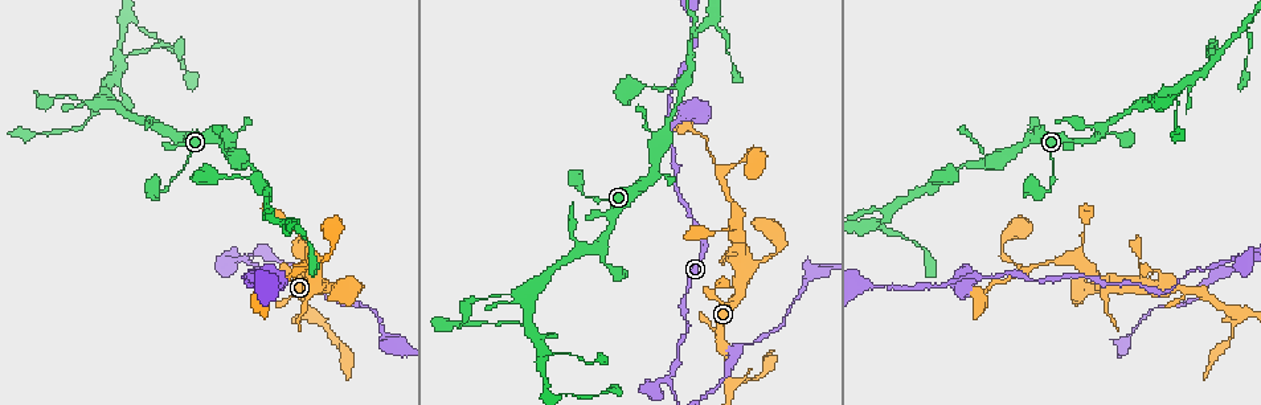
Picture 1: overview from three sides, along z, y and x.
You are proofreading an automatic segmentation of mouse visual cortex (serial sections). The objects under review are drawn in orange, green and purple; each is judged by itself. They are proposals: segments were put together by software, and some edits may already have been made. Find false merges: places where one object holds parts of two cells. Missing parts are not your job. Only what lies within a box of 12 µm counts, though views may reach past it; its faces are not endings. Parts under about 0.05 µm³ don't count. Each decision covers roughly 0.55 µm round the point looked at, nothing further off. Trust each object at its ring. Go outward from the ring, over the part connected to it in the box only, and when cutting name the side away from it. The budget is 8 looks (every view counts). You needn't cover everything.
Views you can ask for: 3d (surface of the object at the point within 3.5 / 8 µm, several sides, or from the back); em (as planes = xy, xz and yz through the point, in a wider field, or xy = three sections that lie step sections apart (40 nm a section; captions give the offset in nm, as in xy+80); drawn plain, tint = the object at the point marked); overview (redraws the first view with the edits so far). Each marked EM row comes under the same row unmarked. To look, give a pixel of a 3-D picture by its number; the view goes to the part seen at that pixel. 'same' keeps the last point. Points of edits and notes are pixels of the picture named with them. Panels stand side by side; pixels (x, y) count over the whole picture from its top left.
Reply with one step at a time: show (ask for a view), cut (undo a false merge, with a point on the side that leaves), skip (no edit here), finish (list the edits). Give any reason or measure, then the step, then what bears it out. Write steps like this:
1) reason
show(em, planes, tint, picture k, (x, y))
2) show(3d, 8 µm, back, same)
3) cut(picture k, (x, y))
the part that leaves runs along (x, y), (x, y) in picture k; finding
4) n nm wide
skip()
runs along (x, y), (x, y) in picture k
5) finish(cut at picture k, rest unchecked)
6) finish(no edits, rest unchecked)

sharp bend
show(3d, 3.5 µm, picture 1, (1003, 255))

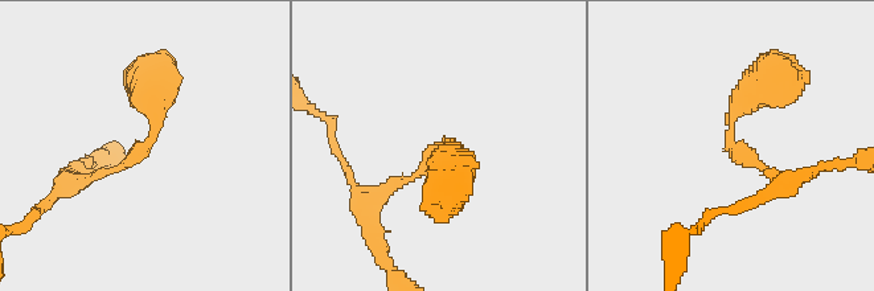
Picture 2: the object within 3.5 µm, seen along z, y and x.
arms of 150, 450 nm; shape alone is not enough
show(em, xy, step 1, tint, picture 2, (729, 141))

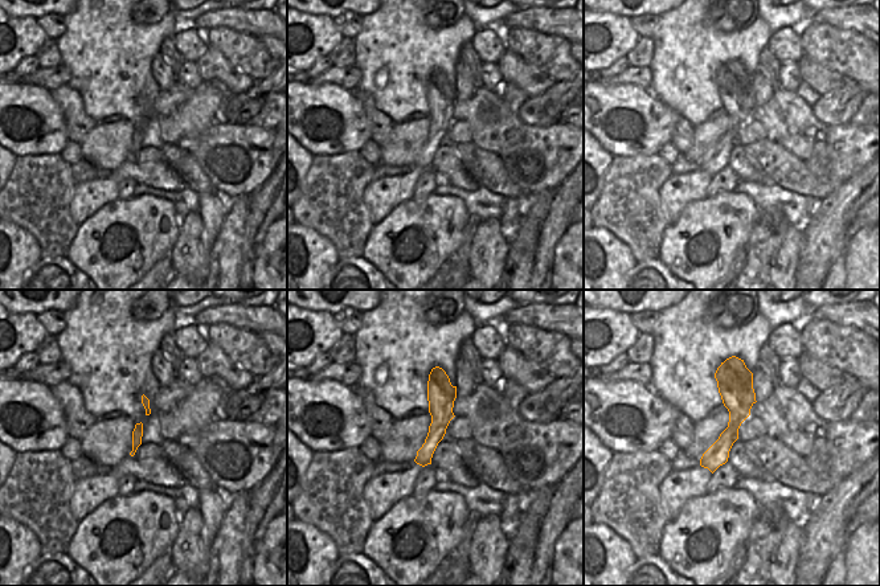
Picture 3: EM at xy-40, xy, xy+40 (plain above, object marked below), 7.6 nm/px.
skip()
all the same cell

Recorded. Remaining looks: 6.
thin neck
show(3d, 3.5 µm, picture 1, (308, 242))

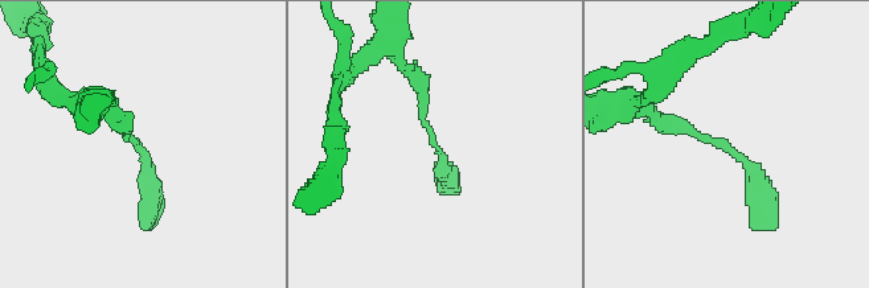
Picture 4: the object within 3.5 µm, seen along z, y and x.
arms of 200, 250 nm
show(em, xy, step 1, tint, picture 4, (430, 139))

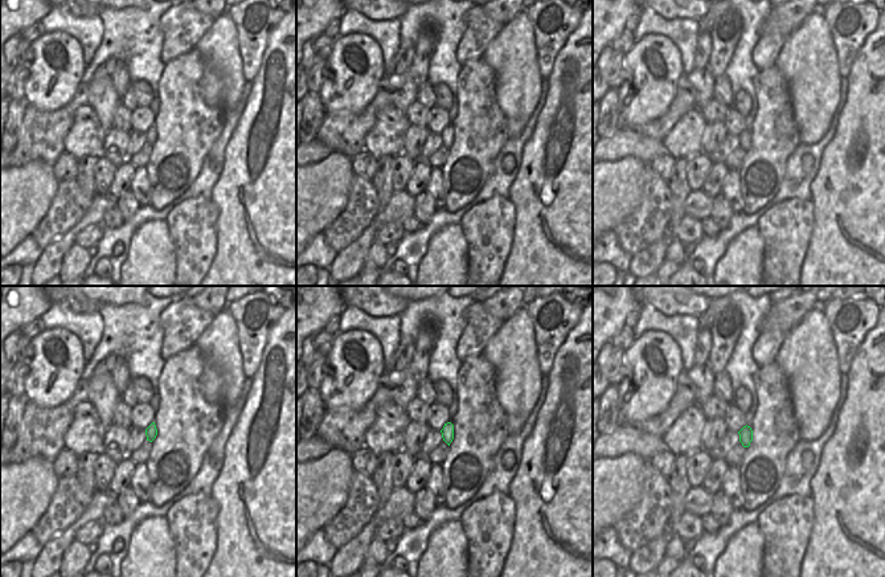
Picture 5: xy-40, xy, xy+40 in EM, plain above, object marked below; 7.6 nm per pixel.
show(em, xy, step 3, tint, same)

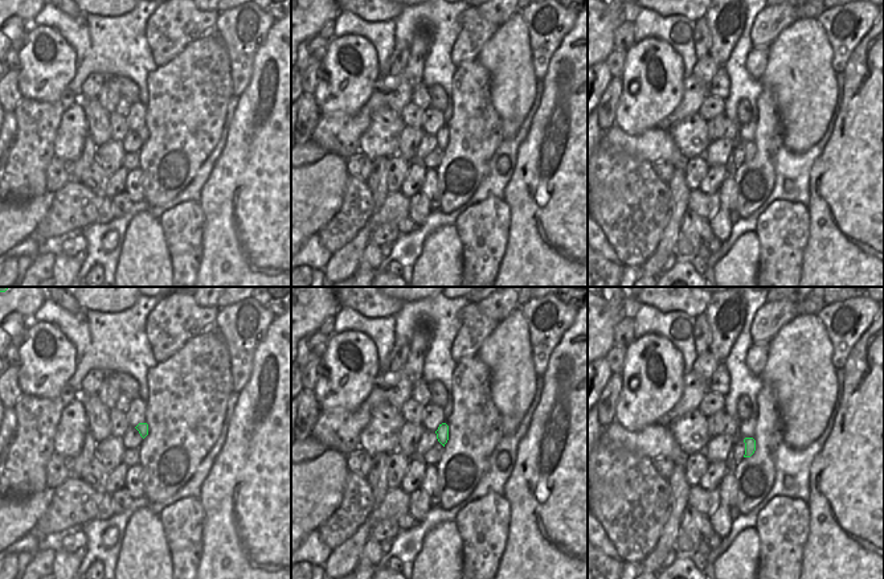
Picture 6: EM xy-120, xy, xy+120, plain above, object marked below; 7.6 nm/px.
100 nm wide
skip()
runs along (648, 106), (730, 147), (767, 208) in picture 4; continuous, no second cell

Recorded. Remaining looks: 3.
three-way junction
show(3d, 8 µm, picture 1, (673, 125))

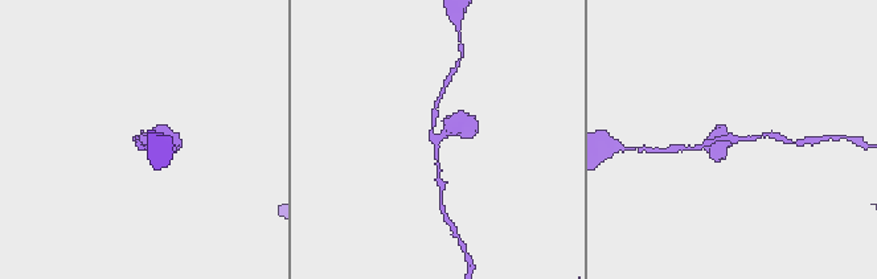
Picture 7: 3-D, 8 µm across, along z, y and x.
zoom in
show(3d, 3.5 µm, picture 7, (433, 138))

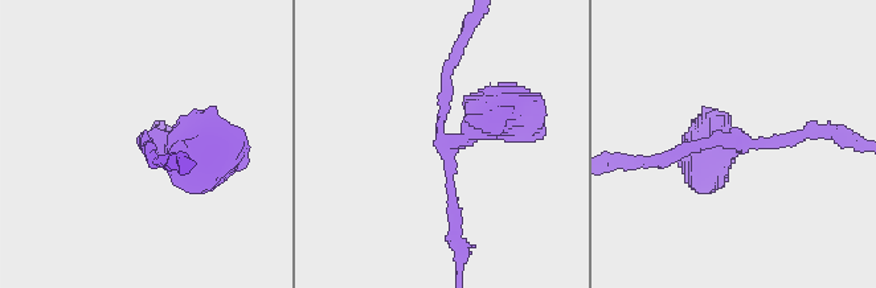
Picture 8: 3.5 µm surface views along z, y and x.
3 arms; arms of 150, 150, 600 nm; shape alone is not enough
show(em, xy, step 3, tint, picture 8, (449, 145))

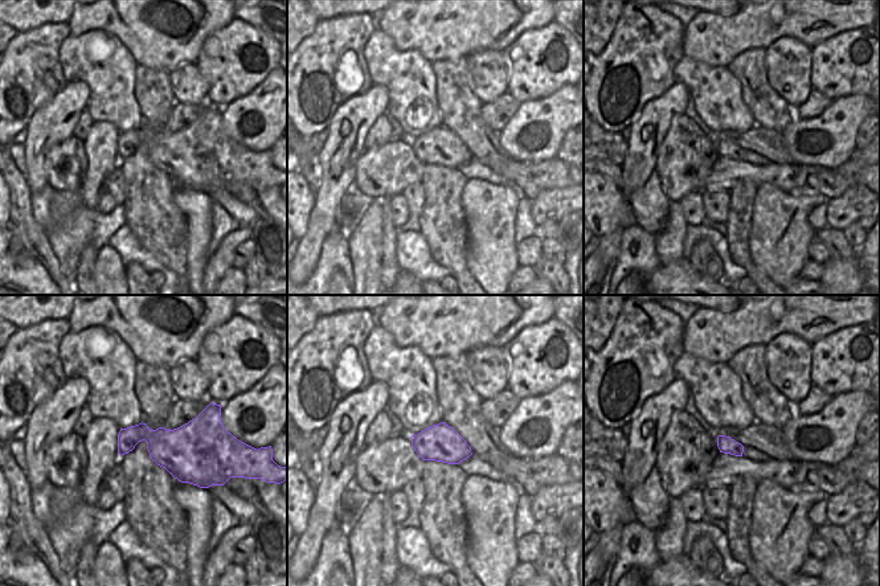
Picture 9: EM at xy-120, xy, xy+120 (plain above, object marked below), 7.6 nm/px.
skip()
runs along (455, 229), (447, 144), (500, 111), (524, 124) in picture 8; continuous, no second cell

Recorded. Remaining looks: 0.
finish(no edits, rest unchecked)

